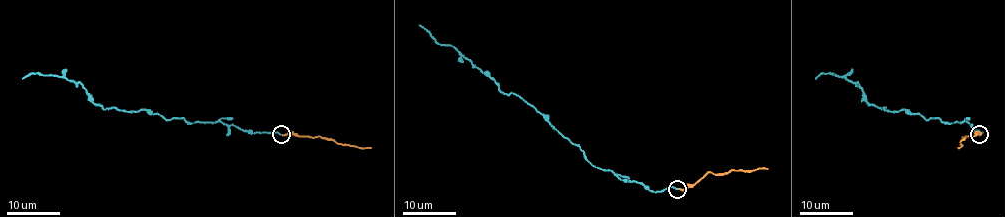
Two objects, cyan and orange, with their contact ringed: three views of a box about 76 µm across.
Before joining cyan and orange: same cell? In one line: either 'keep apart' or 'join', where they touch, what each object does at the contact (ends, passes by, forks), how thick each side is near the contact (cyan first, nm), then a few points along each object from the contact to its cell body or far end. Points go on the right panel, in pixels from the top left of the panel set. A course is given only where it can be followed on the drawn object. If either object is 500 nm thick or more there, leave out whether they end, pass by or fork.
join | (979, 134) | cyan ends | orange ends | 140/190 nm | cyan via (980, 134), (965, 121), (925, 119), (875, 106), (856, 82), (844, 77), (820, 73), (815, 78) | orange via (980, 134), (962, 137), (965, 137), (960, 147)

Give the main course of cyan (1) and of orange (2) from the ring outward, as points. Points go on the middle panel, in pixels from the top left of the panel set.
1: (678, 189), (651, 192), (594, 167), (539, 112), (517, 95), (504, 94), (452, 46), (440, 44), (419, 24)
2: (678, 189), (692, 187), (708, 172), (722, 175), (732, 169), (767, 169)

